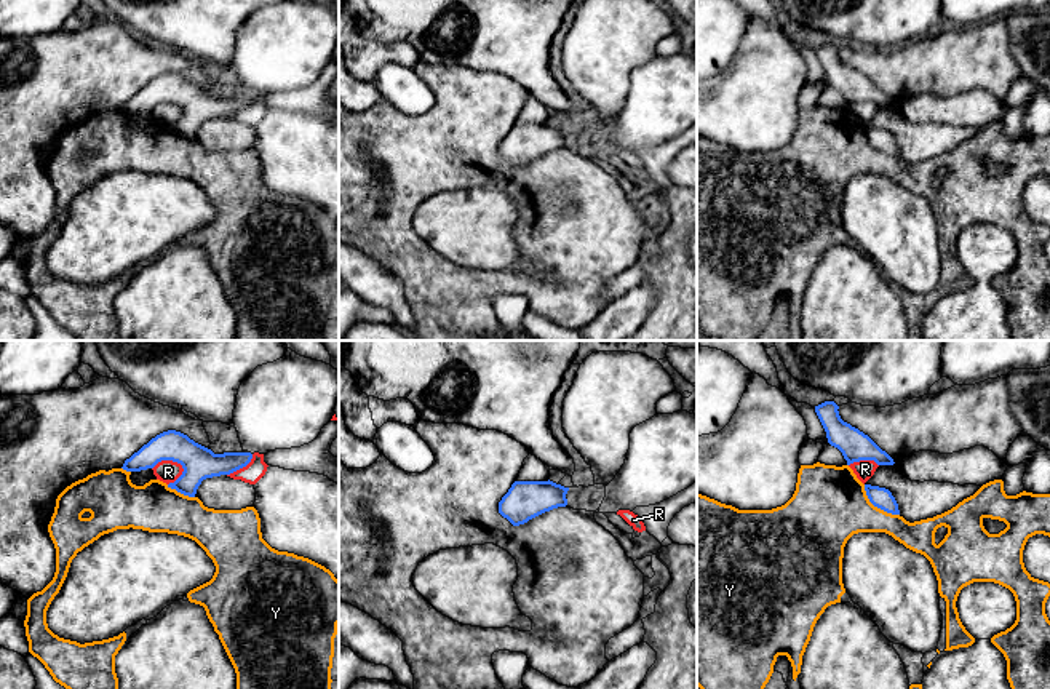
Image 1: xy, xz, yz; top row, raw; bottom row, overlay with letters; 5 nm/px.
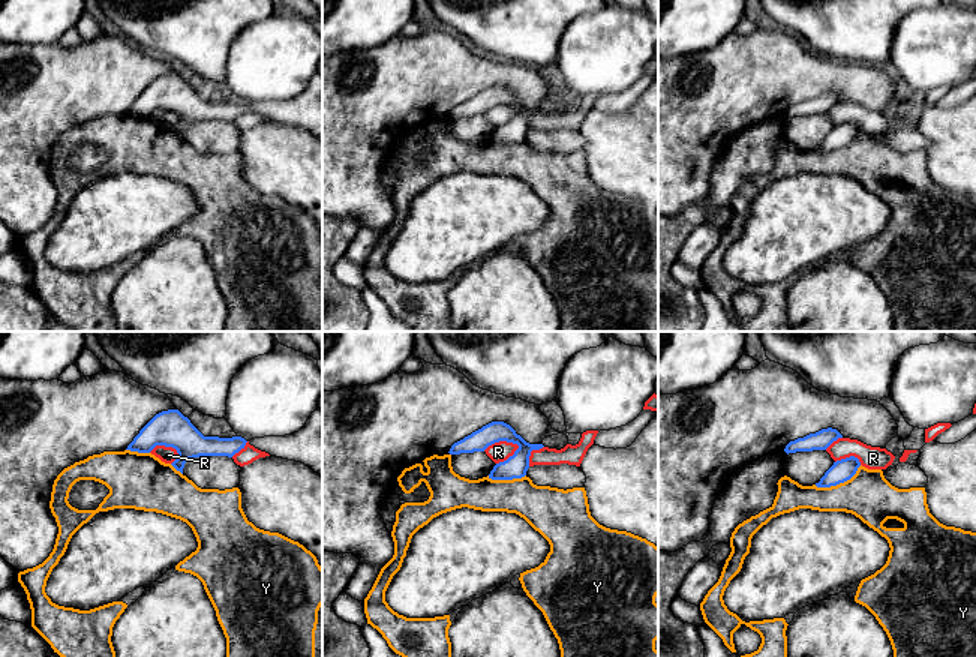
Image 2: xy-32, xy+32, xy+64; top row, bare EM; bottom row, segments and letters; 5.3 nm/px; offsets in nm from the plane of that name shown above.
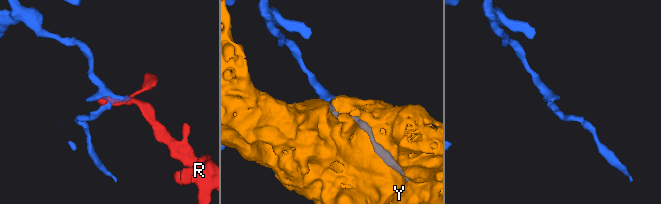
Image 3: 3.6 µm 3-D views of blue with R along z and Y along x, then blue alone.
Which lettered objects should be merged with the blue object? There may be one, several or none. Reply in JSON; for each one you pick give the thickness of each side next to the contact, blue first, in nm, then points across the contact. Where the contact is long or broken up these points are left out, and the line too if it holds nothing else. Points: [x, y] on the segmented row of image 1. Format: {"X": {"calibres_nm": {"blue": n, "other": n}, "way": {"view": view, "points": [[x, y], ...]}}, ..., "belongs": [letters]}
{"belongs": []}

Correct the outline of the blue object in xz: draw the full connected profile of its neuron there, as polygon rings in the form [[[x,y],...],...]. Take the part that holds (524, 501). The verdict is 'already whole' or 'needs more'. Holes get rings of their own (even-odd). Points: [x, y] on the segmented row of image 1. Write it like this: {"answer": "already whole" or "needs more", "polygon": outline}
{"answer": "already whole", "polygon": [[[515,481],[499,502],[499,513],[513,526],[567,505],[569,488],[553,481]]]}

